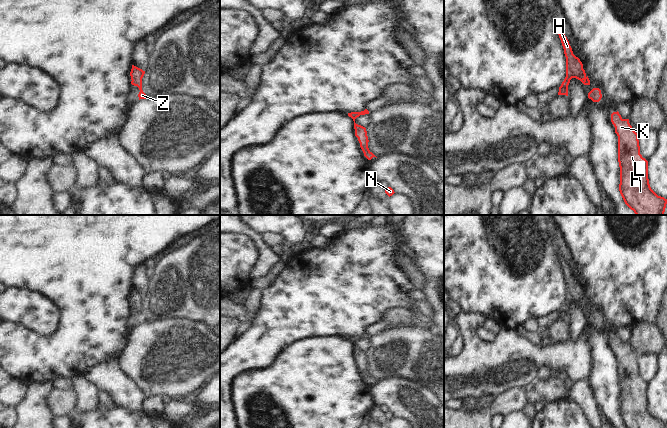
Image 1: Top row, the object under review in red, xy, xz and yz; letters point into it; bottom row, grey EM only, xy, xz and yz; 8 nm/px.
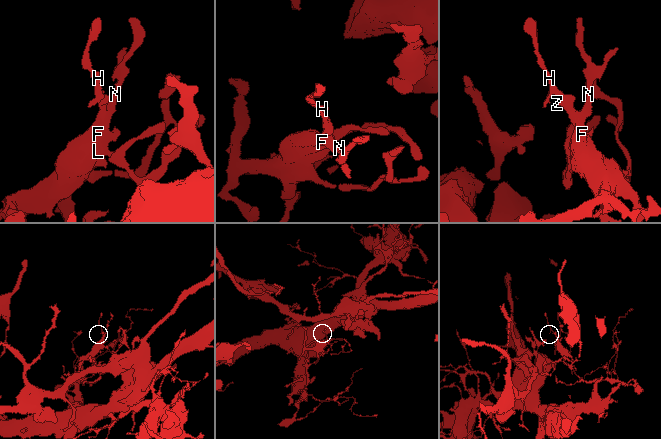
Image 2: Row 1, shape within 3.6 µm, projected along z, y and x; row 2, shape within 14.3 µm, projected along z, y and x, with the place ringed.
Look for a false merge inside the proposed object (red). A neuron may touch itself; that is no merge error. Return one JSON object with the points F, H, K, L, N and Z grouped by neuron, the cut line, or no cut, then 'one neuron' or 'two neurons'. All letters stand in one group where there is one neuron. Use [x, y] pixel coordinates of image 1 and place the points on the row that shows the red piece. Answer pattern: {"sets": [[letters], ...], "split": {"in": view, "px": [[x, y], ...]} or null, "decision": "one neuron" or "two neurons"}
{"sets": [["F", "H", "K", "L", "N", "Z"]], "split": null, "decision": "one neuron"}

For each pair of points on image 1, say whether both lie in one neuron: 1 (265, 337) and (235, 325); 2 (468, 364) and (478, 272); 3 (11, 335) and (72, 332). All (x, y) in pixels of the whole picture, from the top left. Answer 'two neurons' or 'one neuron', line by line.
1: two neurons
2: two neurons
3: one neuron

